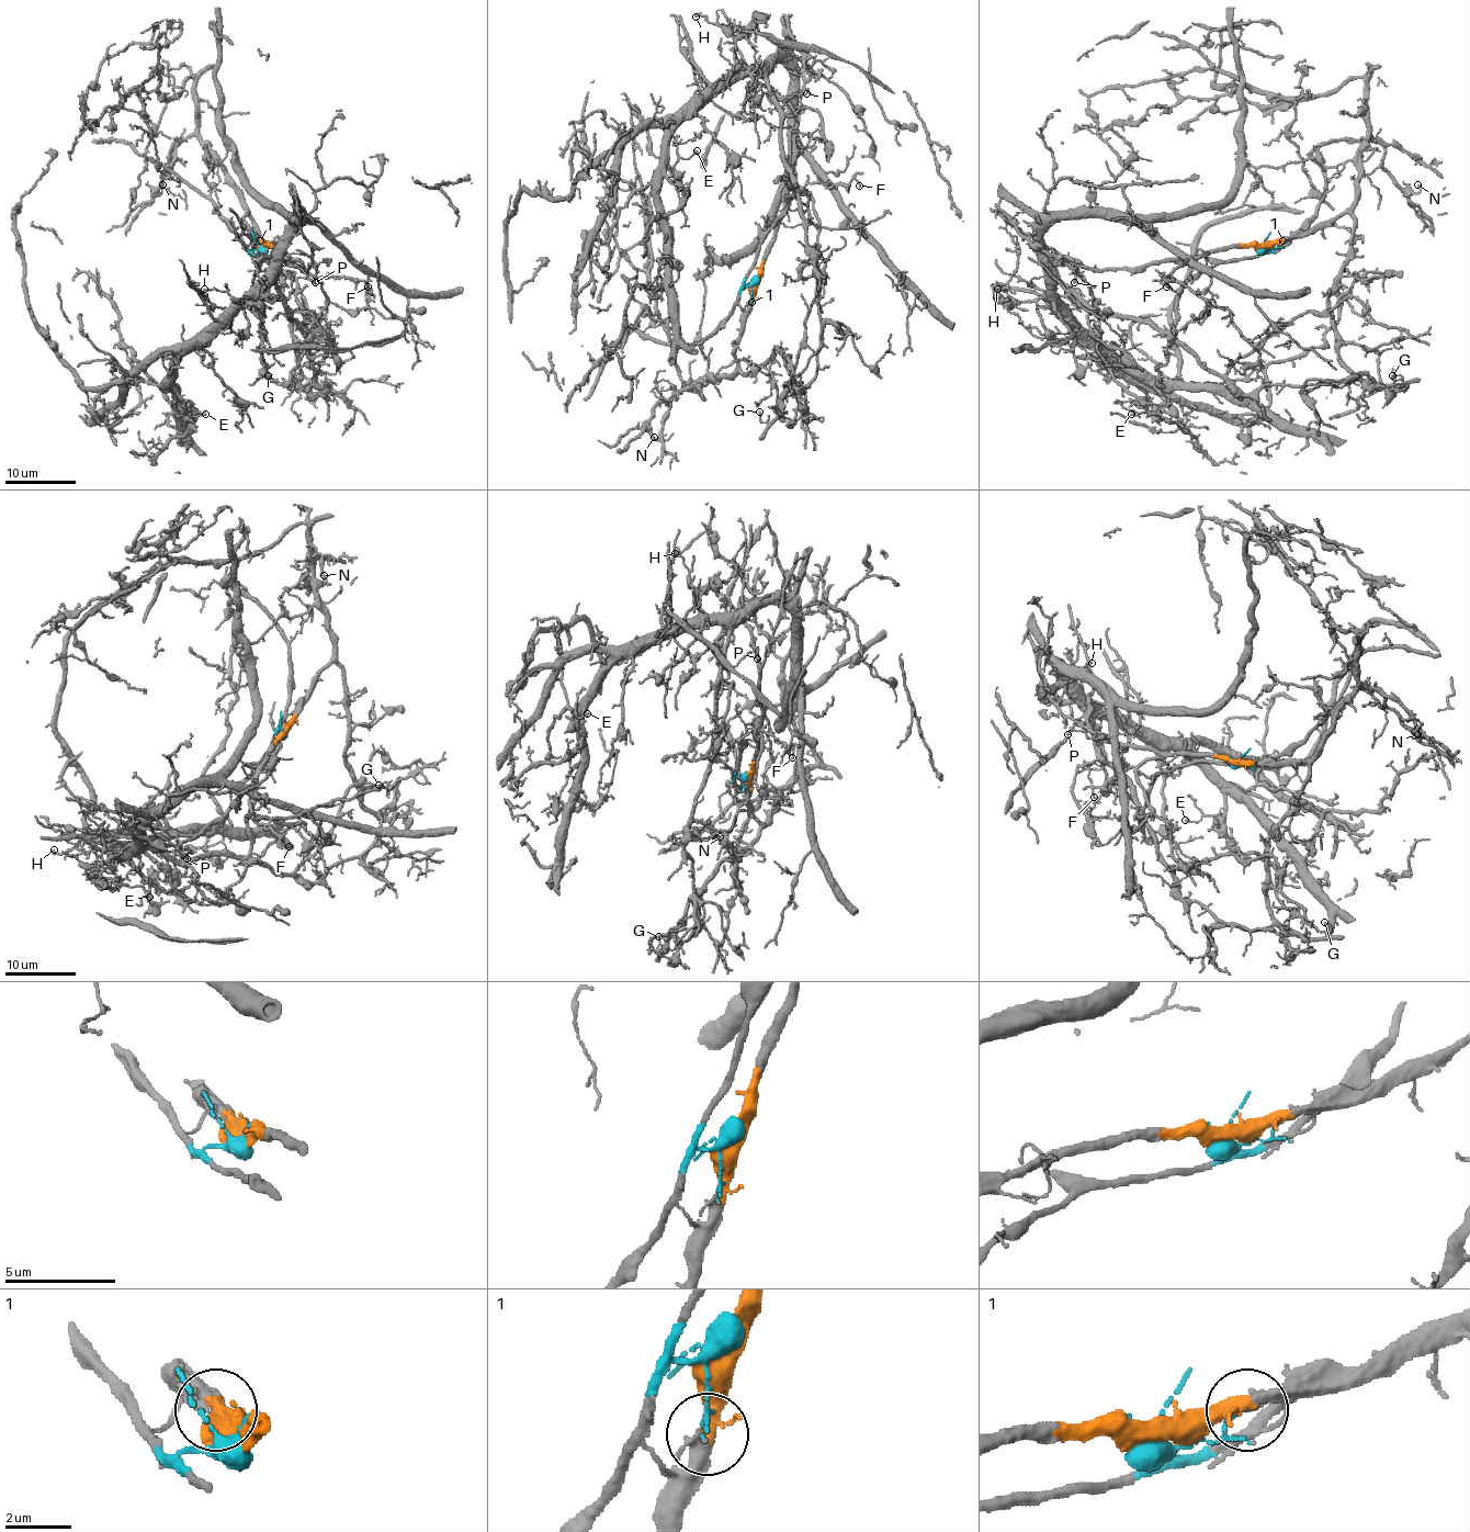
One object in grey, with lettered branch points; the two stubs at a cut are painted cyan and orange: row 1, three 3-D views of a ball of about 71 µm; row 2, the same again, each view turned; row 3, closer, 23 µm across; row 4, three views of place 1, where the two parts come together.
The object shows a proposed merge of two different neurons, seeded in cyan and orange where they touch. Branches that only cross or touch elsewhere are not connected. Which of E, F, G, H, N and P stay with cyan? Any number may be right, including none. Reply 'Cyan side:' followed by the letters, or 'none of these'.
Cyan side: E, H

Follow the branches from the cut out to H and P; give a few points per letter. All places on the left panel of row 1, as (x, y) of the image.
H: (264, 246), (252, 251), (296, 283), (304, 331), (273, 283), (242, 301), (204, 289)
P: (264, 246), (275, 246), (302, 263), (305, 269), (296, 267), (314, 283)

